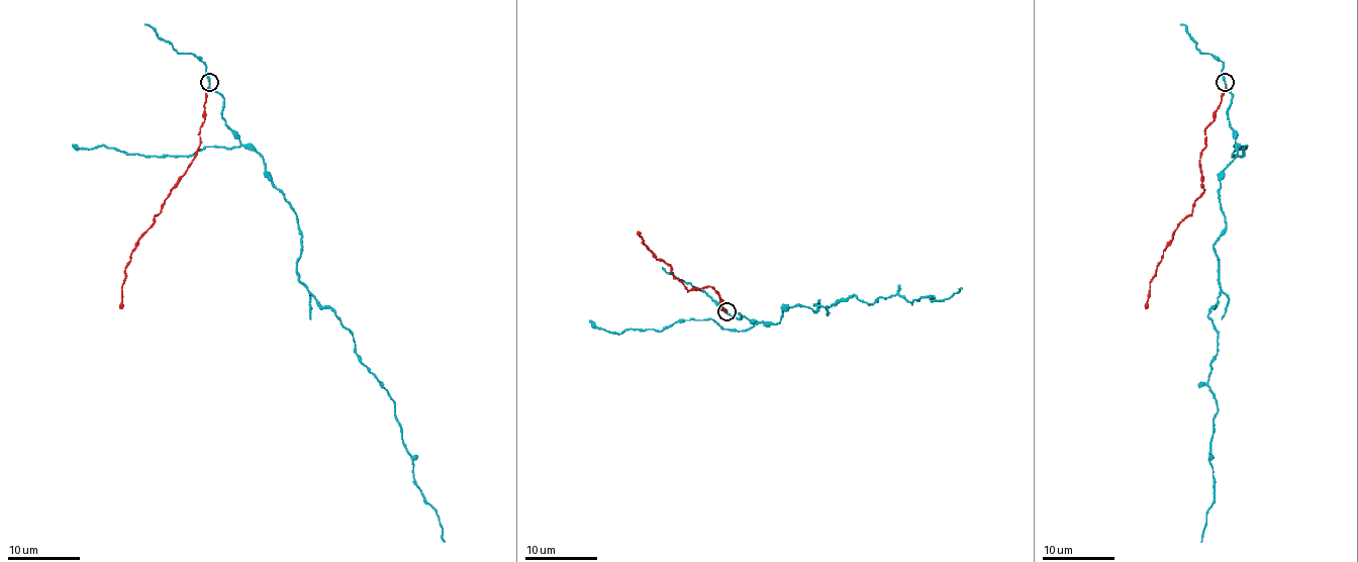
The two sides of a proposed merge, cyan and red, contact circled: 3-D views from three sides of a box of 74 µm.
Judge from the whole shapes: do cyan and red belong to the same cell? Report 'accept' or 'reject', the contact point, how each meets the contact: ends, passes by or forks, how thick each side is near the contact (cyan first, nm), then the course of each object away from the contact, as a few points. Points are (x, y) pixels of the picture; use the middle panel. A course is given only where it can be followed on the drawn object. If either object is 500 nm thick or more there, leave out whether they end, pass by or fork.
reject | (726, 311) | cyan passes by | red ends | 220/30 nm | cyan via (726, 312), (777, 323), (818, 299), (911, 303), (962, 287) | red via (726, 312), (712, 287), (689, 291), (671, 273), (669, 266), (637, 235)

